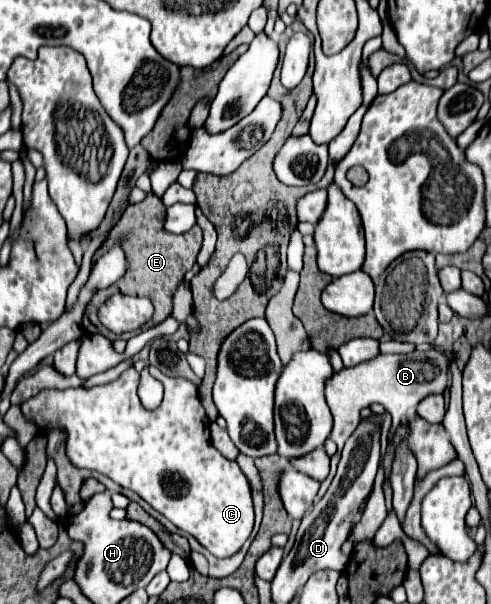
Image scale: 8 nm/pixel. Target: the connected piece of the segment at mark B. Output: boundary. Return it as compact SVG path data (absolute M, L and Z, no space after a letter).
M431 349L431 351L413 351L409 355L379 355L367 363L361 363L357 367L335 373L325 385L325 397L327 397L327 403L331 407L333 421L335 421L331 439L341 449L361 419L359 411L363 407L369 407L371 403L381 403L385 407L385 411L389 411L392 417L388 434L388 441L390 441L401 419L413 415L415 407L427 395L443 393L449 387L453 361L457 361L455 351L445 353L439 349Z

